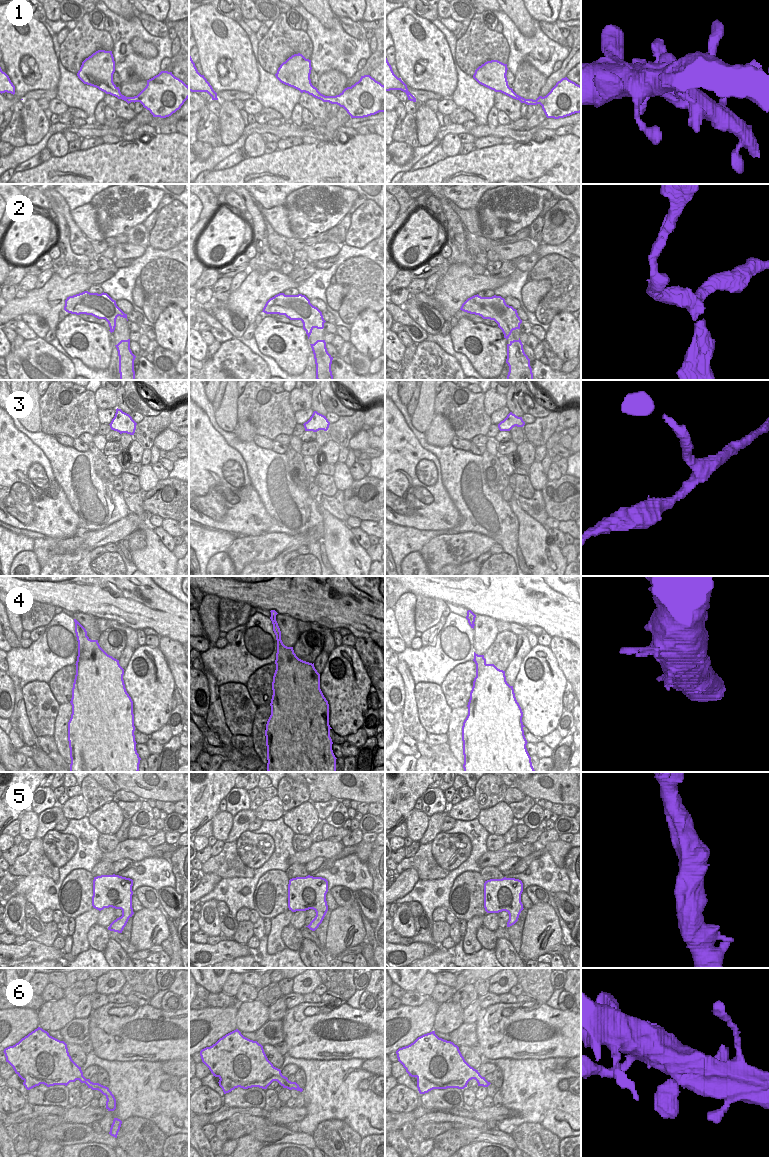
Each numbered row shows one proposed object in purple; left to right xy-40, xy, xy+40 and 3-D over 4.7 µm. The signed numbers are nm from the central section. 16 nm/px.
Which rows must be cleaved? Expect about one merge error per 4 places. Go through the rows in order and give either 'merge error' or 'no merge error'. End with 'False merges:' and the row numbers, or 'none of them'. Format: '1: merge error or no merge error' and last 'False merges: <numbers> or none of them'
1: no merge error
2: no merge error
3: no merge error
4: no merge error
5: no merge error
6: no merge error
False merges: none of them

